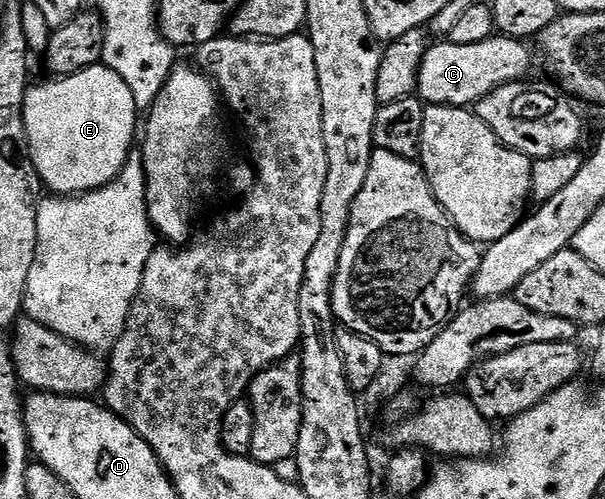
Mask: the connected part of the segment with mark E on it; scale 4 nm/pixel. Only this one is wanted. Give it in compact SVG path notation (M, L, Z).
M98 64L78 74L58 77L42 86L30 85L25 95L25 127L33 148L35 168L44 189L57 196L86 194L116 180L134 149L133 137L139 134L139 111L130 88L115 71Z

